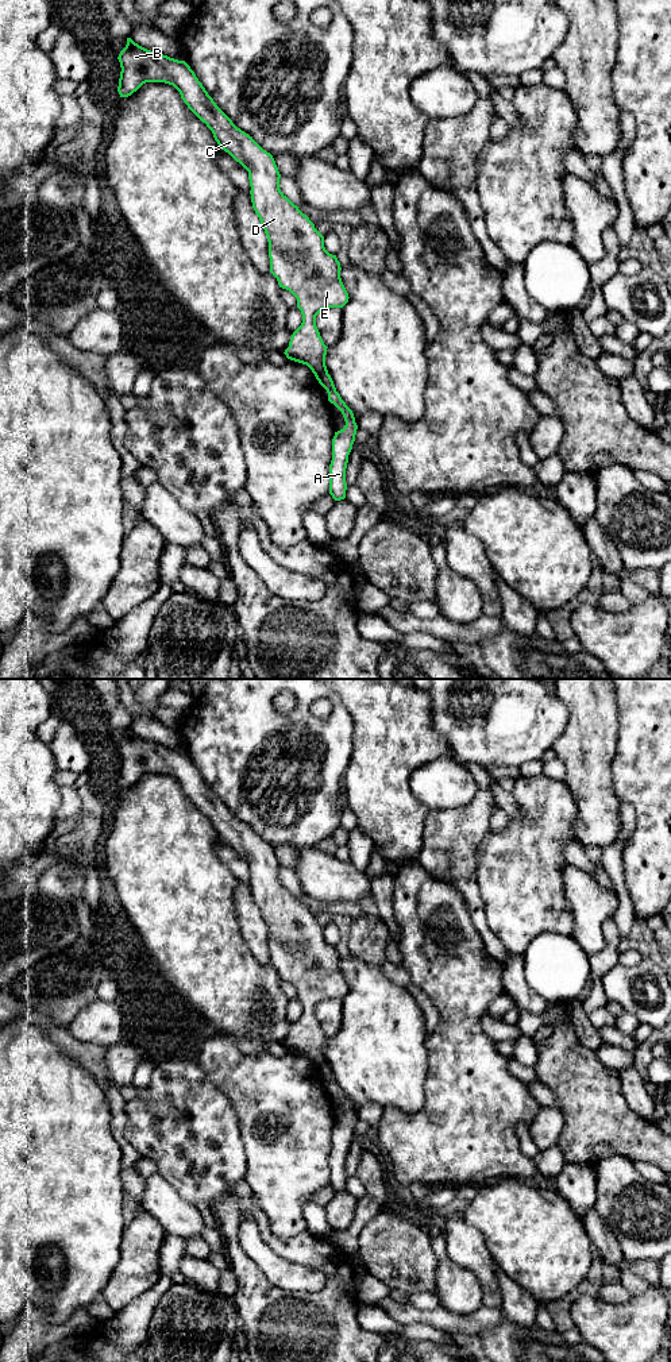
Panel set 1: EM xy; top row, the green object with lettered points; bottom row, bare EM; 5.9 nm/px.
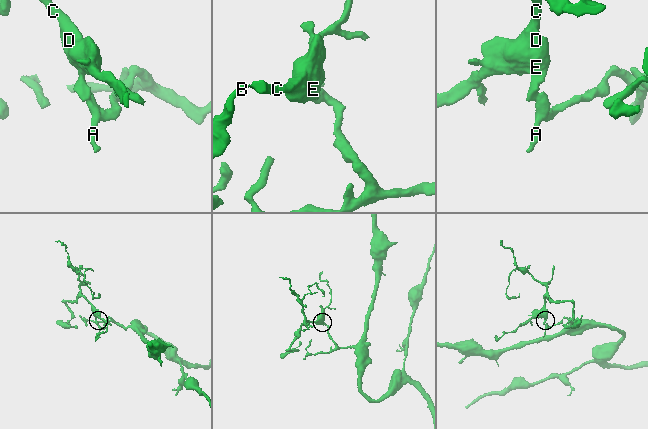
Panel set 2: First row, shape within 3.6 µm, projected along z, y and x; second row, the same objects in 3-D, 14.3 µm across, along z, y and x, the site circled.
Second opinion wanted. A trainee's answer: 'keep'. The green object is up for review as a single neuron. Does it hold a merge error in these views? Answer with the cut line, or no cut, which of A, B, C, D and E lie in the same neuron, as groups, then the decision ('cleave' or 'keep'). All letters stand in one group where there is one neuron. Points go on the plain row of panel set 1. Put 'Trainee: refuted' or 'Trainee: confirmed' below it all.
cut in xy along (327, 1064), (319, 1073); A / B C D E; cleave
Trainee: refuted

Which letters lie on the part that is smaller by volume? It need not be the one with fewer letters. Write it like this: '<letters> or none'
B, C, D, E

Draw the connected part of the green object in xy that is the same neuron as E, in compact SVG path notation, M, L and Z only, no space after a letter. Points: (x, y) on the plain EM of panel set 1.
M127 729L127 736L117 751L122 759L117 778L120 788L131 787L146 773L173 776L188 799L212 822L219 838L248 863L252 899L269 933L270 964L277 969L279 979L289 981L297 989L297 999L302 1006L302 1014L293 1023L284 1045L290 1052L306 1056L320 1074L323 1066L328 1065L325 1057L328 1038L316 1018L316 1007L325 999L343 999L350 989L340 969L342 958L336 946L325 941L324 927L315 919L309 908L281 883L281 865L273 846L232 814L216 796L185 752L150 742L131 729Z

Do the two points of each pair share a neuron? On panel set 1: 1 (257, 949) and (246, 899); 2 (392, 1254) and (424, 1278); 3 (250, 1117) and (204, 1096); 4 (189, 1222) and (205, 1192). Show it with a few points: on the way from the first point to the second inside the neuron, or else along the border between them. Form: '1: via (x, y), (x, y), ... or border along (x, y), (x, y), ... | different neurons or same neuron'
1: via (257, 937), (247, 911) | same neuron
2: via (400, 1256), (416, 1272) | same neuron
3: border along (215, 1084), (232, 1106), (242, 1141) | different neurons
4: border along (170, 1183), (193, 1206) | different neurons

